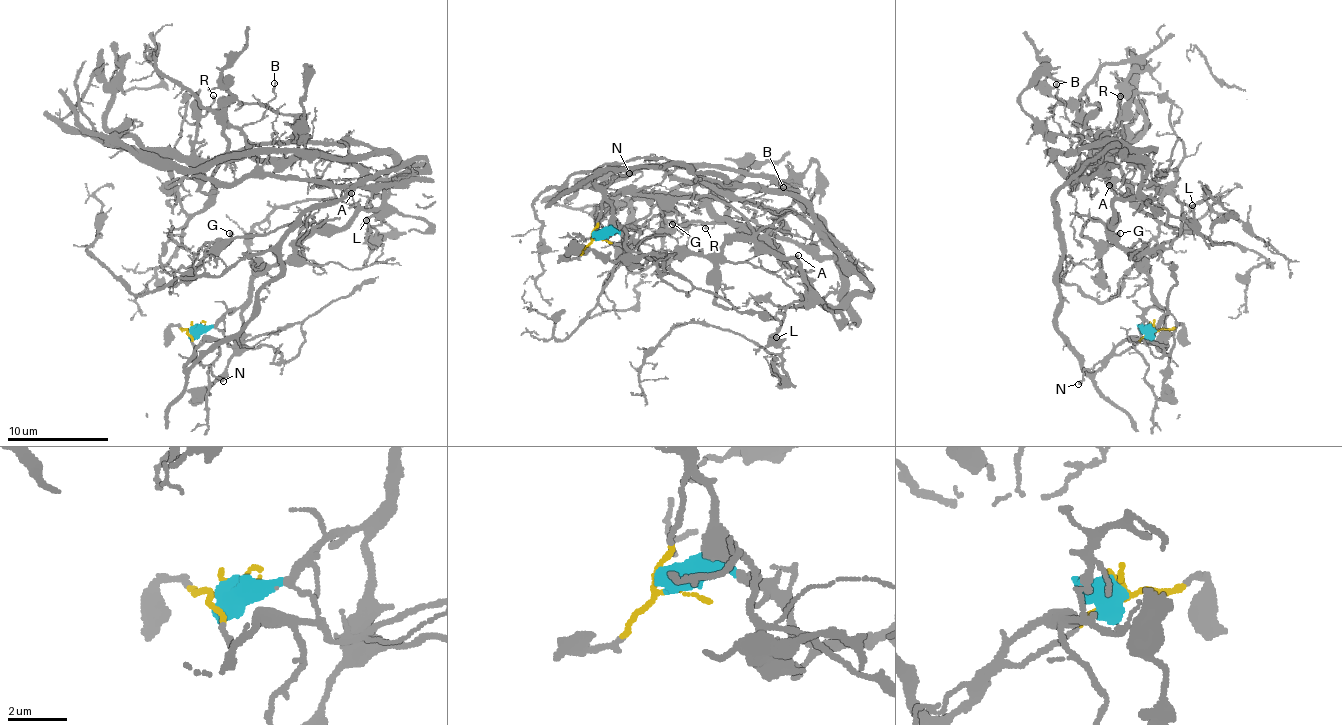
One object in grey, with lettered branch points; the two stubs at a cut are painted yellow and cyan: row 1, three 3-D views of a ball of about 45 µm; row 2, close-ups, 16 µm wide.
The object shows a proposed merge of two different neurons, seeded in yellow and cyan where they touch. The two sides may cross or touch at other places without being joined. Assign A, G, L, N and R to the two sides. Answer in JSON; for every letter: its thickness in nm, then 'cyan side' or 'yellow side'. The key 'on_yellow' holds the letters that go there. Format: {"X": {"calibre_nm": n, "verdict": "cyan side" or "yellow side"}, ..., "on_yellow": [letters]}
{"A": {"calibre_nm": 140, "verdict": "cyan side"}, "G": {"calibre_nm": 180, "verdict": "cyan side"}, "L": {"calibre_nm": 140, "verdict": "cyan side"}, "N": {"calibre_nm": 180, "verdict": "yellow side"}, "R": {"calibre_nm": 140, "verdict": "cyan side"}, "on_yellow": ["N"]}

